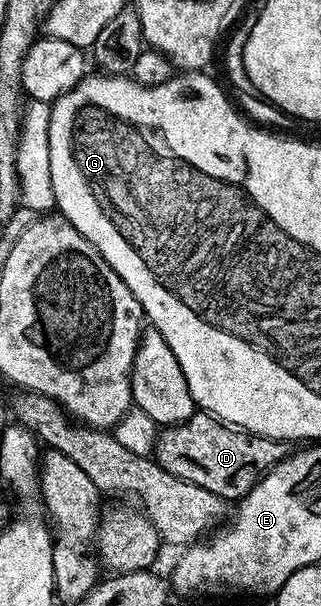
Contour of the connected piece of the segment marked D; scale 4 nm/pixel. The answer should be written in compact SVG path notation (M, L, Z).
M197 410L193 416L182 424L165 427L156 437L154 459L156 463L170 474L182 478L186 482L194 482L194 486L202 486L202 490L210 490L229 502L239 502L258 481L278 462L282 462L290 454L290 448L283 440L266 438L242 428L233 428L223 420L203 410Z

